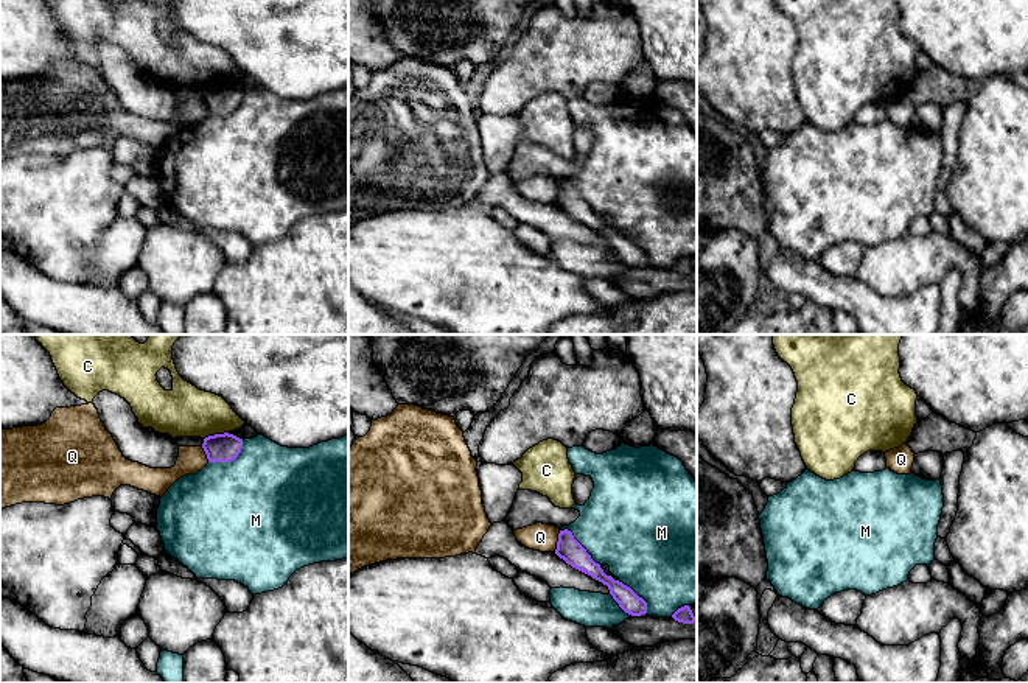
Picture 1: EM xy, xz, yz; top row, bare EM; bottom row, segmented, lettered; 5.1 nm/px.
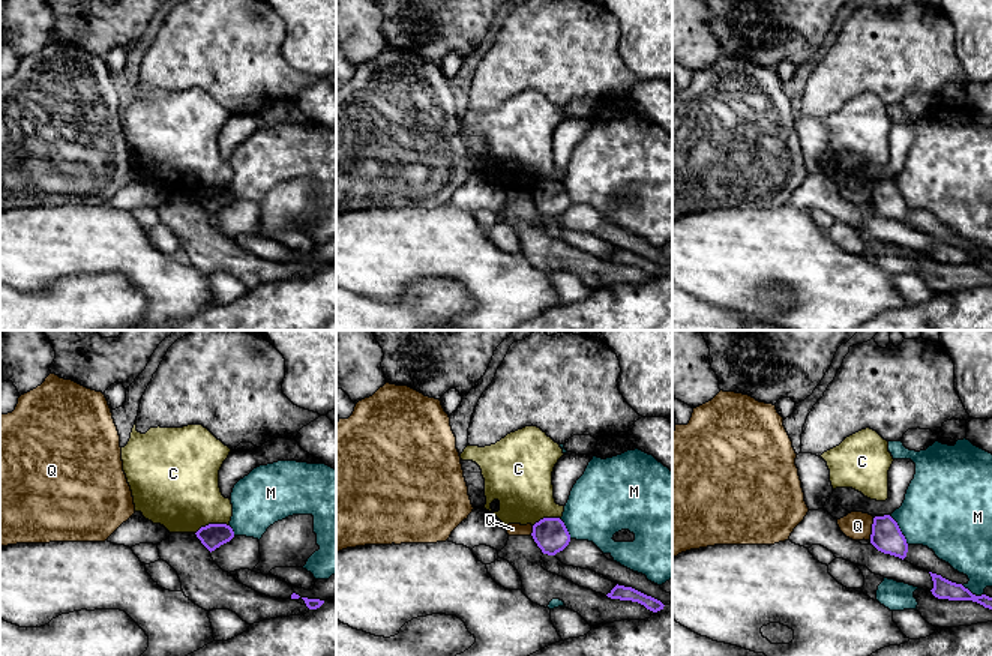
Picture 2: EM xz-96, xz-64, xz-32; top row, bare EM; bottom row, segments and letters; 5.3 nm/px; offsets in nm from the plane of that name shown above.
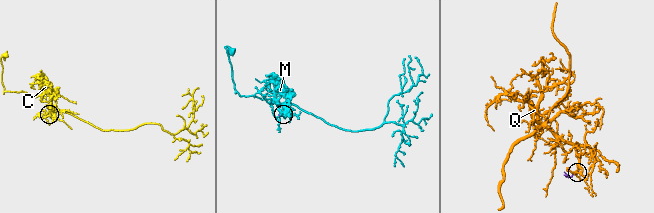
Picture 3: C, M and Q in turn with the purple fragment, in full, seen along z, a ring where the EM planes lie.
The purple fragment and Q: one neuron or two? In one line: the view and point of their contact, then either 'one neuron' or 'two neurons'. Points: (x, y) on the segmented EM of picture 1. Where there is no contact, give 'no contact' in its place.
xz (557, 542) | two neurons

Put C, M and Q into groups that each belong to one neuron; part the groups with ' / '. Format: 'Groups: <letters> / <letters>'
Groups: C / M / Q

